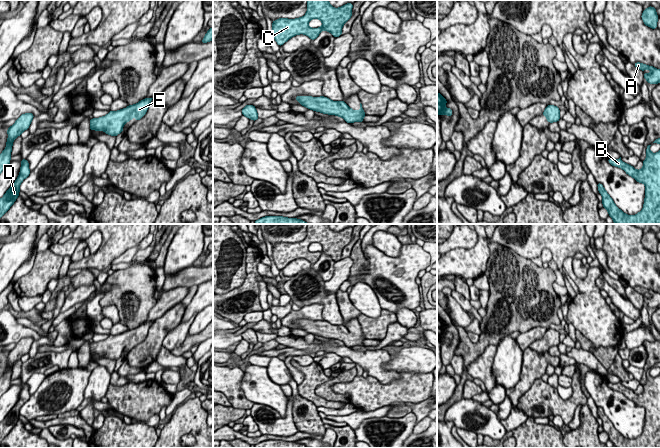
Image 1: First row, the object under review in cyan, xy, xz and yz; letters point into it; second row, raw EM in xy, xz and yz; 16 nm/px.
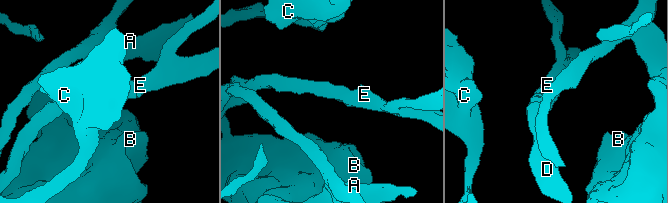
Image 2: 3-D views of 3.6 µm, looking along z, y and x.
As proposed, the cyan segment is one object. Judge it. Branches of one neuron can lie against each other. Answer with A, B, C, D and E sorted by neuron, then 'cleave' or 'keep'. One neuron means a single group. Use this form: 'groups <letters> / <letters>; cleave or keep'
groups A B C D E; keep

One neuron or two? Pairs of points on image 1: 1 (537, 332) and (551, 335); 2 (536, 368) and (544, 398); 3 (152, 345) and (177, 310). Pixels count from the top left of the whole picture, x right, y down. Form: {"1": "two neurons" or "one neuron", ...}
{"1": "two neurons", "2": "two neurons", "3": "one neuron"}

